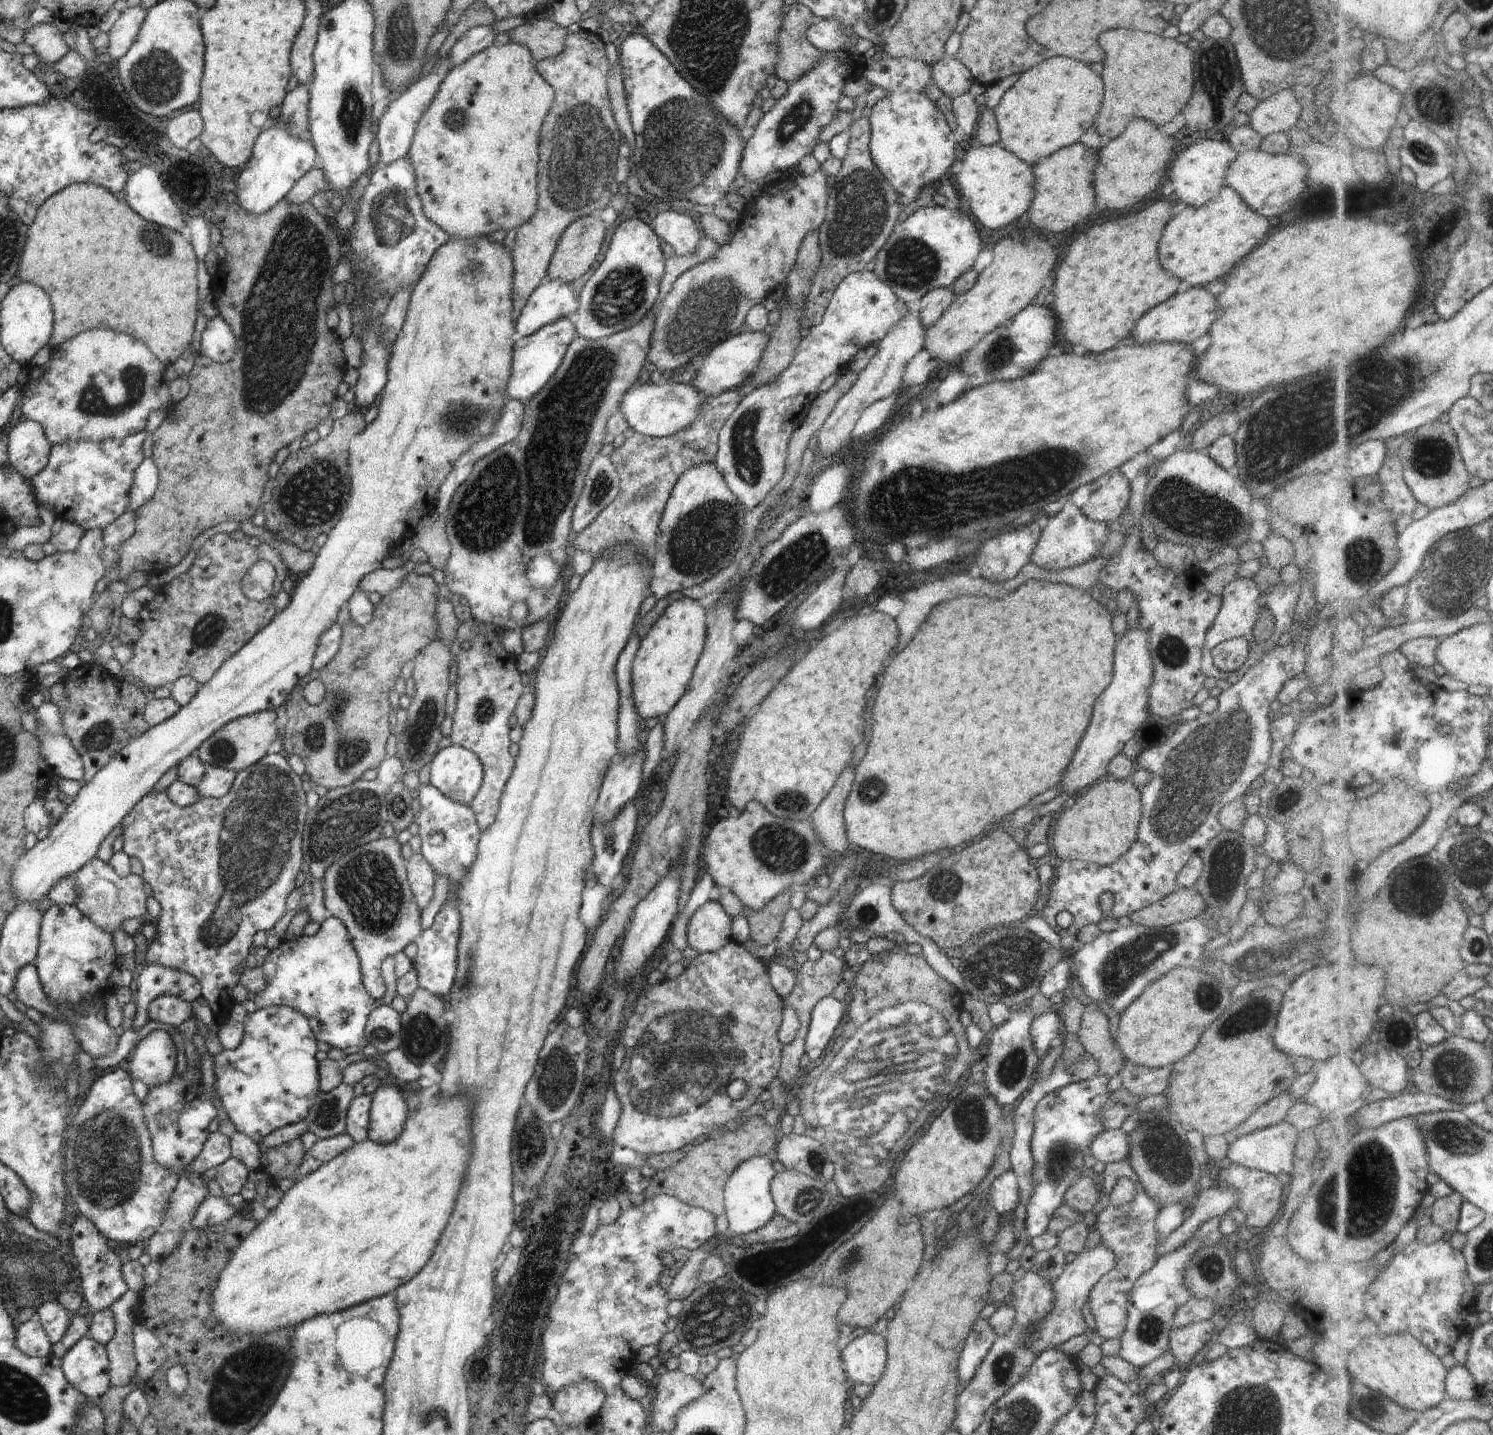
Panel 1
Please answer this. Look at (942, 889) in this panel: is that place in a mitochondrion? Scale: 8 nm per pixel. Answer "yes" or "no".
yes

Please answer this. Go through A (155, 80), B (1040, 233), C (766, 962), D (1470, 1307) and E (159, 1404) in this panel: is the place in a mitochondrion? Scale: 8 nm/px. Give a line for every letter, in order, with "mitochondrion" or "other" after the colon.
A: mitochondrion
B: other
C: other
D: other
E: other

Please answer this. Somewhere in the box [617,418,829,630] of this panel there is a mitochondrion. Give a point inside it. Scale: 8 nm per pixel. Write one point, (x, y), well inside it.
(703, 538)

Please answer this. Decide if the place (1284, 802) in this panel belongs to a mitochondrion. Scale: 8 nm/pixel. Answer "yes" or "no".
no

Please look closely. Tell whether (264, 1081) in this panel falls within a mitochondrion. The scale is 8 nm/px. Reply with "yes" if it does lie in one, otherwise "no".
no

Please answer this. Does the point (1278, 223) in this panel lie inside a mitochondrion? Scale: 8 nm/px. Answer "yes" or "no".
no

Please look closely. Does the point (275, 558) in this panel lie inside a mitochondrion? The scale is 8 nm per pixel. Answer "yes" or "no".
no

